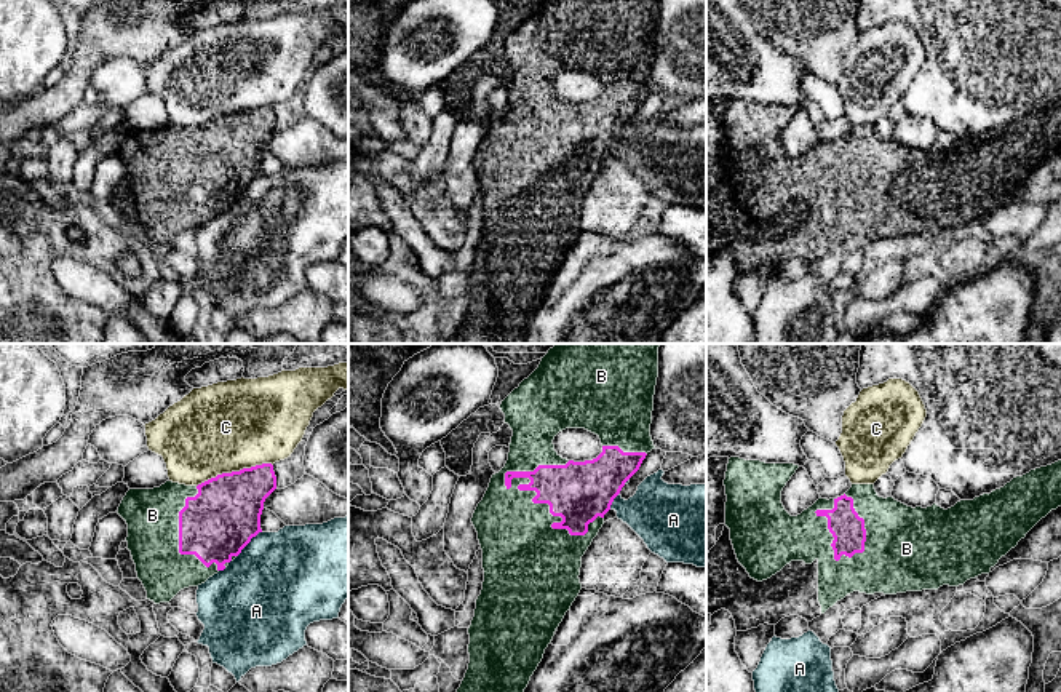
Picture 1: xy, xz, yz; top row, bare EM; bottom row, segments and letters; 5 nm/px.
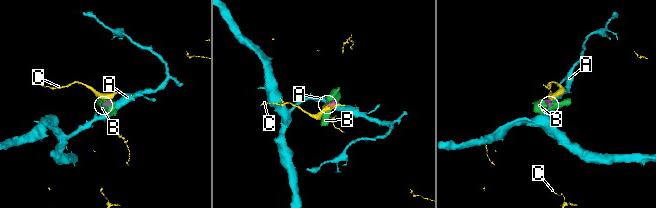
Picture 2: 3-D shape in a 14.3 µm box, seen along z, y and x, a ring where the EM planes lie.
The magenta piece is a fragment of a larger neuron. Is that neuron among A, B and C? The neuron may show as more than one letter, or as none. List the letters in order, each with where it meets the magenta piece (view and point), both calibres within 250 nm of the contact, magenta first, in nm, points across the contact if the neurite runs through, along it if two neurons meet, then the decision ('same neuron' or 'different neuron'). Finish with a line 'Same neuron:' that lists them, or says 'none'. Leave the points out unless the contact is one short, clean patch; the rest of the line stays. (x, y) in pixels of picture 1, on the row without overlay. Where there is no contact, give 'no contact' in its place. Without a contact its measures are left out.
A: contact xy (248, 184); calibres 360 and 500 nm; border xy (261, 173), (237, 198); different neuron
B: contact xz (544, 144); calibres 300 and 380 nm; same neuron
C: contact xy (234, 114); calibres 360 and 460 nm; border xy (272, 106), (256, 106), (222, 114), (197, 128); different neuron
Same neuron: B

